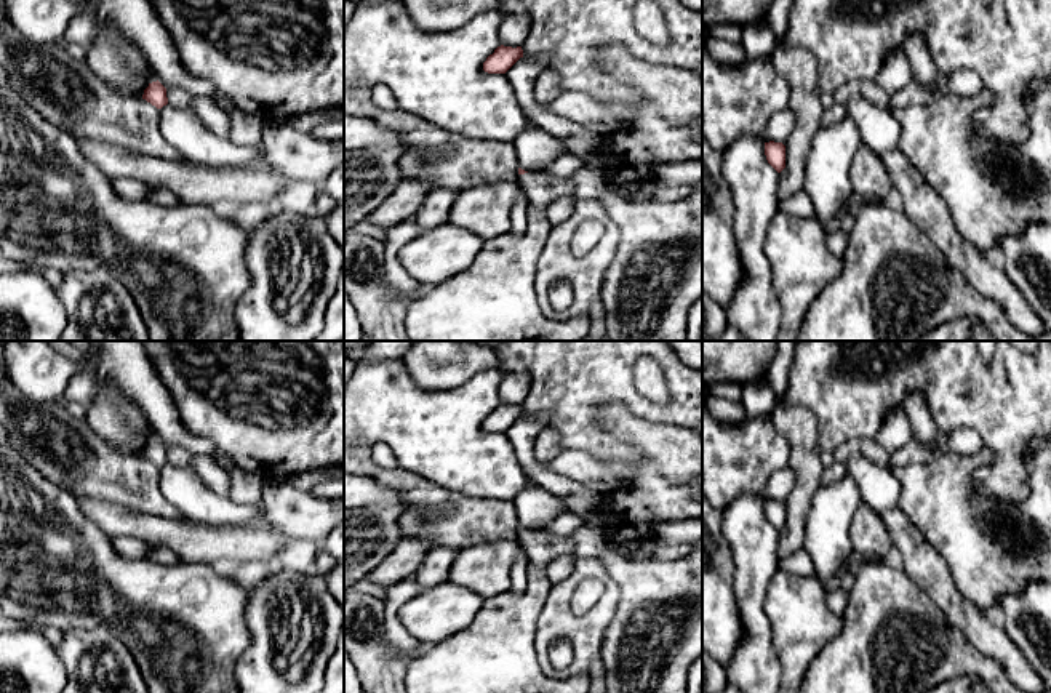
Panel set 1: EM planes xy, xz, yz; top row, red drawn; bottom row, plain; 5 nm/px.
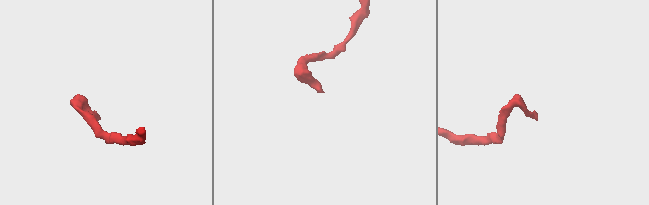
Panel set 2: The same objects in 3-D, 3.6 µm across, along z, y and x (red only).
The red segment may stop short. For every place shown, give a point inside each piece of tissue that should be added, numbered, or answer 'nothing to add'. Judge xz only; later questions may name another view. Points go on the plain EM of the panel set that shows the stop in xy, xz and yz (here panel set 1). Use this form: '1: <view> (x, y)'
1: xz (495, 653)

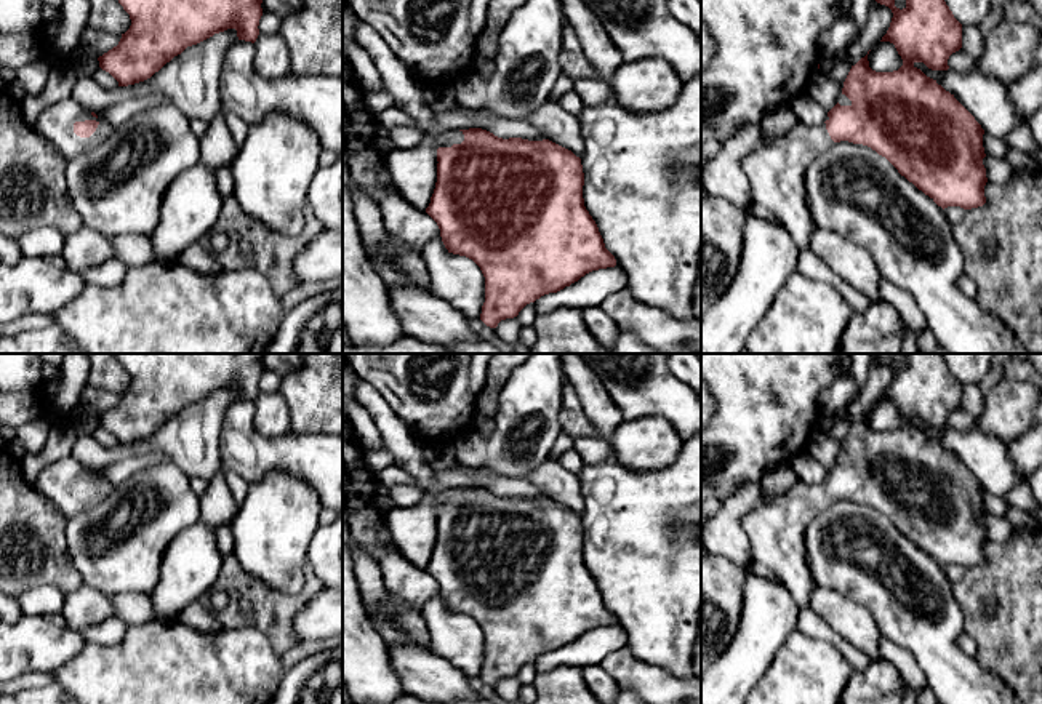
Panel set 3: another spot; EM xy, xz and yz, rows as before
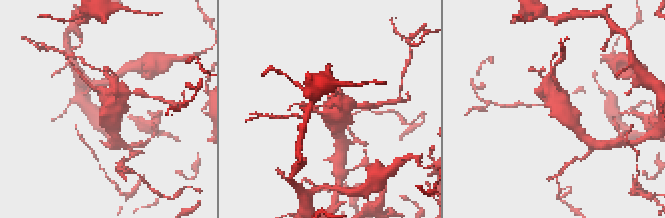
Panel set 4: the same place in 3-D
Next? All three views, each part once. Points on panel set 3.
1: xy (55, 480)

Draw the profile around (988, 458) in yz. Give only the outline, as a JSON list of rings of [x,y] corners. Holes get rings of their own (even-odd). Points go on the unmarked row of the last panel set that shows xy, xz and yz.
[[[914,421],[927,435],[949,450],[981,483],[986,493],[1004,498],[1018,483],[1028,482],[1013,467],[1010,445],[981,430],[932,429]]]

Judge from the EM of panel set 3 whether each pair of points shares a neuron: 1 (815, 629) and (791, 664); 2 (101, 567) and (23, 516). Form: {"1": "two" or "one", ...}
{"1": "two", "2": "two"}

